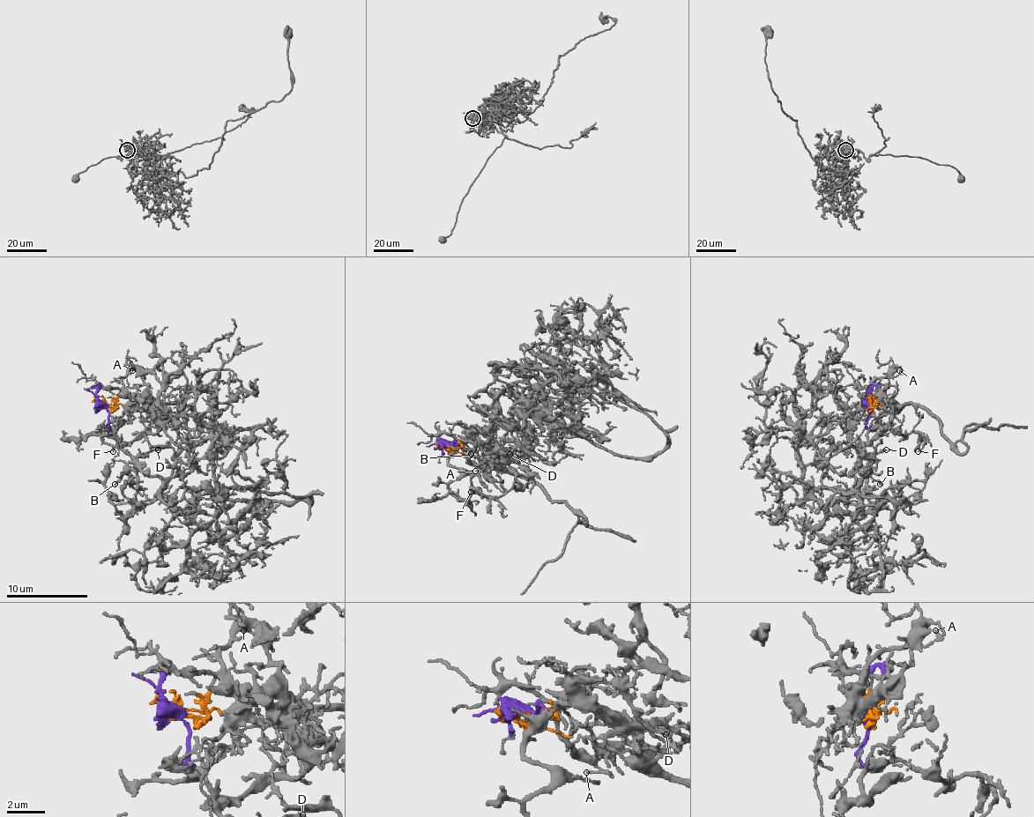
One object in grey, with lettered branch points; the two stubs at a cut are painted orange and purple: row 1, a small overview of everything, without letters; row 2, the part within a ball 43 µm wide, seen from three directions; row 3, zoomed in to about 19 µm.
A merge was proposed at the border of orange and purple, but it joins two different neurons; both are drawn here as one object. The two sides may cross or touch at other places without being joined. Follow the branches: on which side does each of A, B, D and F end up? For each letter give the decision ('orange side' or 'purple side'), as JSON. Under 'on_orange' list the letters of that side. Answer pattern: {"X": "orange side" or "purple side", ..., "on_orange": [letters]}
{"A": "orange side", "B": "purple side", "D": "purple side", "F": "purple side", "on_orange": ["A"]}

